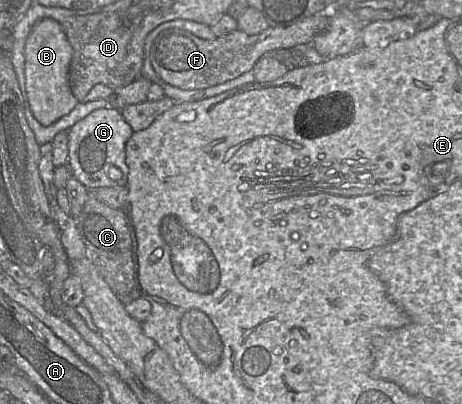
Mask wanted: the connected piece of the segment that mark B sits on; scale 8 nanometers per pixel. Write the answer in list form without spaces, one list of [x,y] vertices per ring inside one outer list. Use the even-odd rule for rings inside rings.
[[[52,18],[39,20],[32,28],[24,49],[25,78],[29,107],[35,119],[45,127],[68,115],[79,101],[69,83],[73,49],[61,24]]]

